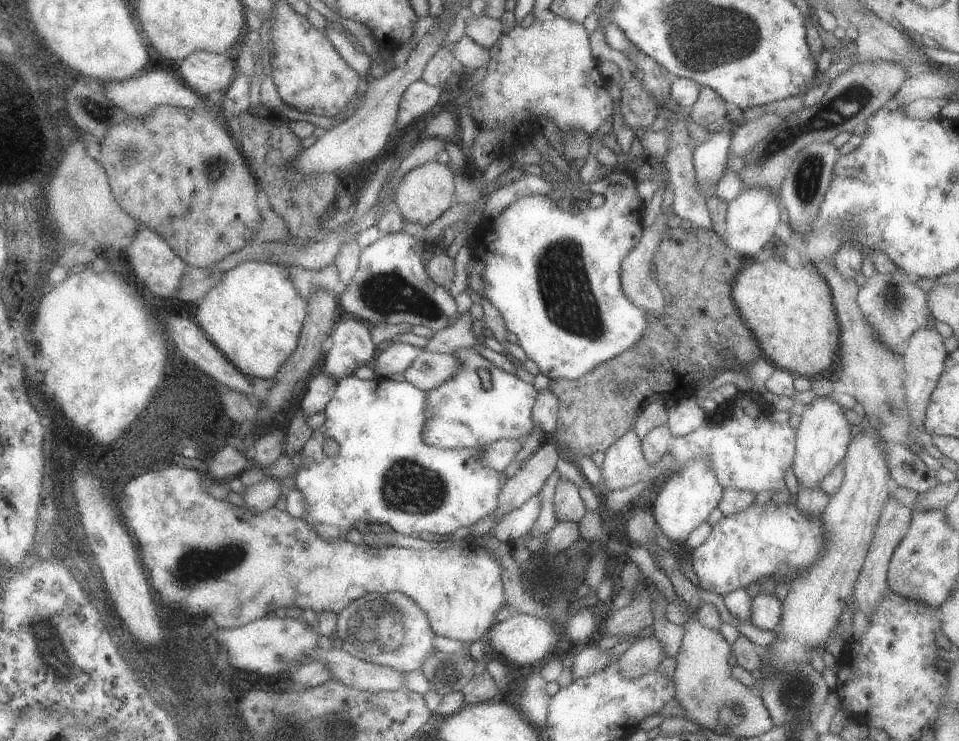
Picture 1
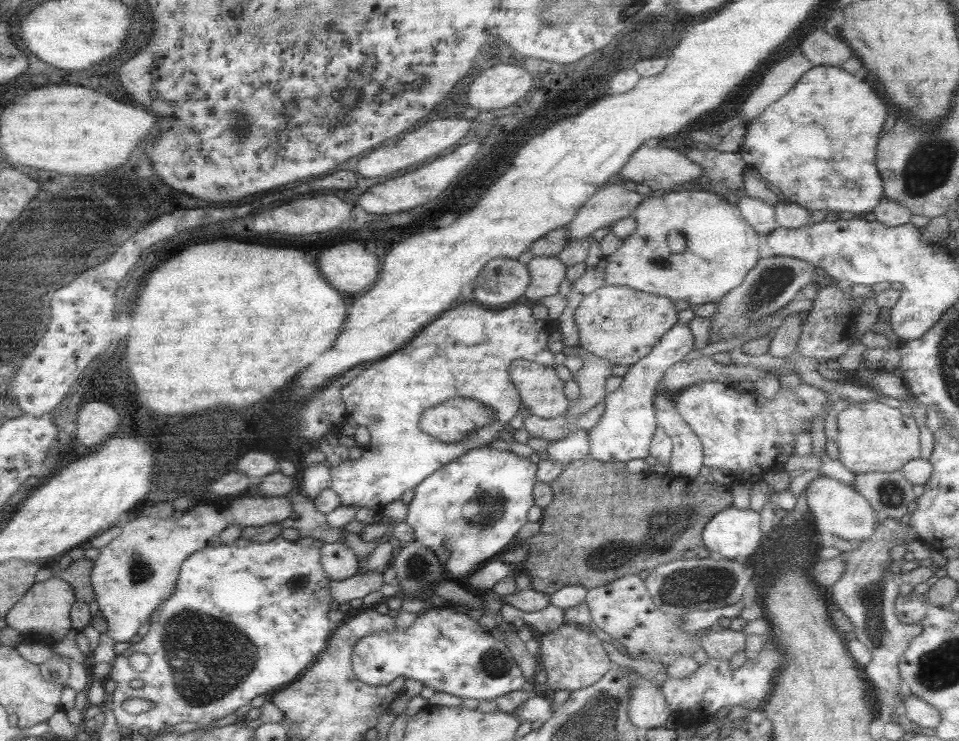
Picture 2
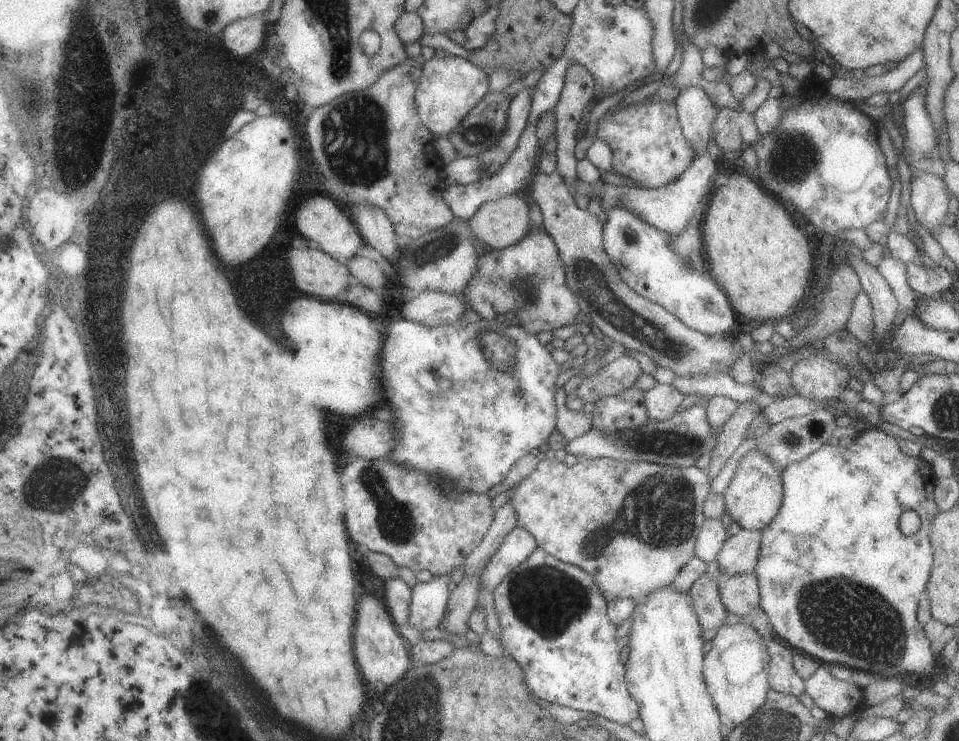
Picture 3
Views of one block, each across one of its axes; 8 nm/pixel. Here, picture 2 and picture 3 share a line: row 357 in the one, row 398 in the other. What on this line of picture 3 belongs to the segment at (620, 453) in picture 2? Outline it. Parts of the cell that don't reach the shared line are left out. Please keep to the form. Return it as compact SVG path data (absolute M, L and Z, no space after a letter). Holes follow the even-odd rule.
M657 383L643 392L643 408L645 414L653 421L667 420L681 406L684 394L673 390L671 386Z

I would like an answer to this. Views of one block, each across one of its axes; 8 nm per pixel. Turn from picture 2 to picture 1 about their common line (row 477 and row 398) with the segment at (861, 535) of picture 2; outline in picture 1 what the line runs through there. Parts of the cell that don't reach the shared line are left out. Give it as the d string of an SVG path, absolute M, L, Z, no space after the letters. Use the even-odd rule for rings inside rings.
M829 396L813 397L803 404L799 414L800 421L795 428L795 444L791 470L797 479L798 486L805 490L817 490L819 480L833 468L840 464L851 440L849 425L843 413L843 408L835 403Z

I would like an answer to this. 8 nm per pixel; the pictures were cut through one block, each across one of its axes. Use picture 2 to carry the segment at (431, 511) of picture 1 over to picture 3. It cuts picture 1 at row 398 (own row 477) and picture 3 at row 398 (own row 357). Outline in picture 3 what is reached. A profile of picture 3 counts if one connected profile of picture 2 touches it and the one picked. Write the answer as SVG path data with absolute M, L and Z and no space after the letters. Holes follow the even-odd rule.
M397 318L393 324L389 324L387 328L387 336L385 336L385 342L381 342L381 349L383 350L383 356L381 356L381 376L383 376L383 388L385 388L385 398L389 402L389 406L395 410L395 414L391 416L385 416L387 420L391 421L391 424L395 426L395 432L397 432L397 438L393 442L393 448L385 454L385 456L391 456L395 464L407 468L407 470L415 470L415 472L425 472L427 476L435 478L441 484L441 494L443 496L457 496L459 492L476 492L477 494L486 493L489 488L499 484L503 478L505 478L509 468L525 456L529 454L533 449L544 449L547 439L552 431L555 430L555 404L553 402L554 386L557 376L562 372L561 365L558 364L553 356L549 355L550 347L542 345L536 337L537 331L535 329L528 330L521 328L521 326L507 326L507 324L500 324L495 320L483 320L477 319L475 322L466 322L459 319L453 322L447 322L435 326L423 326L423 324L415 324L415 322L409 322L409 320L403 320ZM485 330L493 330L493 332L499 332L501 336L507 336L509 340L515 342L515 352L513 352L513 358L511 362L505 366L505 370L495 370L489 366L487 358L483 356L483 350L481 348L481 342L479 342L479 336L485 332Z

